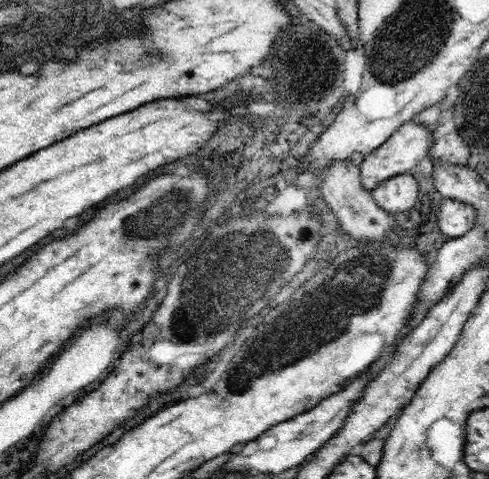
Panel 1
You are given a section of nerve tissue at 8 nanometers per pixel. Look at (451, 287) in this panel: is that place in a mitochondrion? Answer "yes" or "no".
no

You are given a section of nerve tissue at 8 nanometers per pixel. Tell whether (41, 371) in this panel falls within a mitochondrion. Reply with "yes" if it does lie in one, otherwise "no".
no

